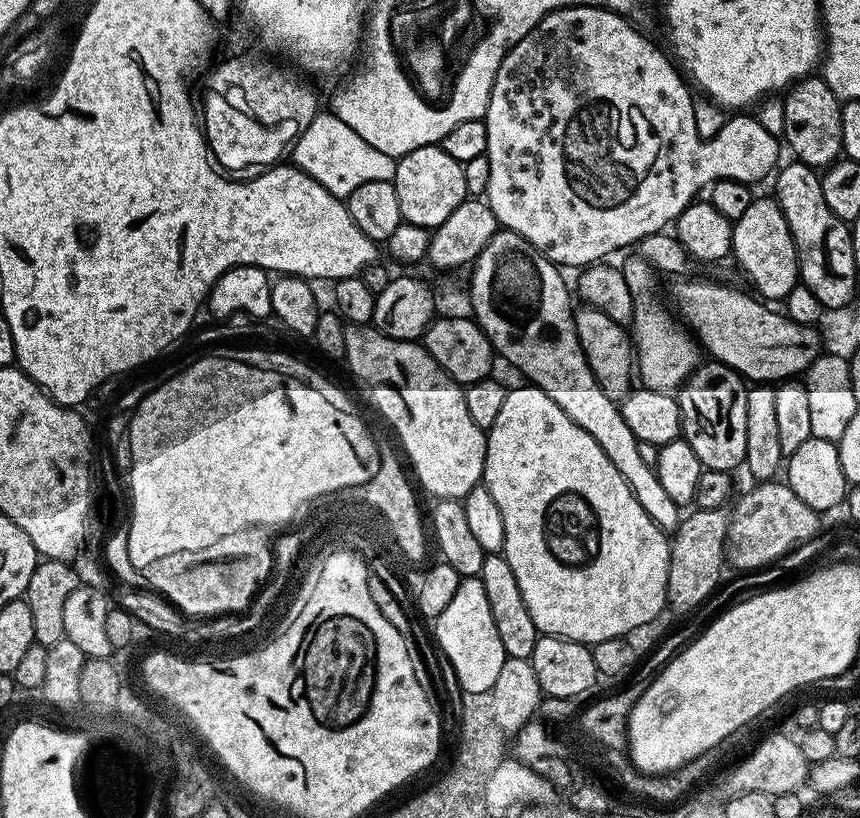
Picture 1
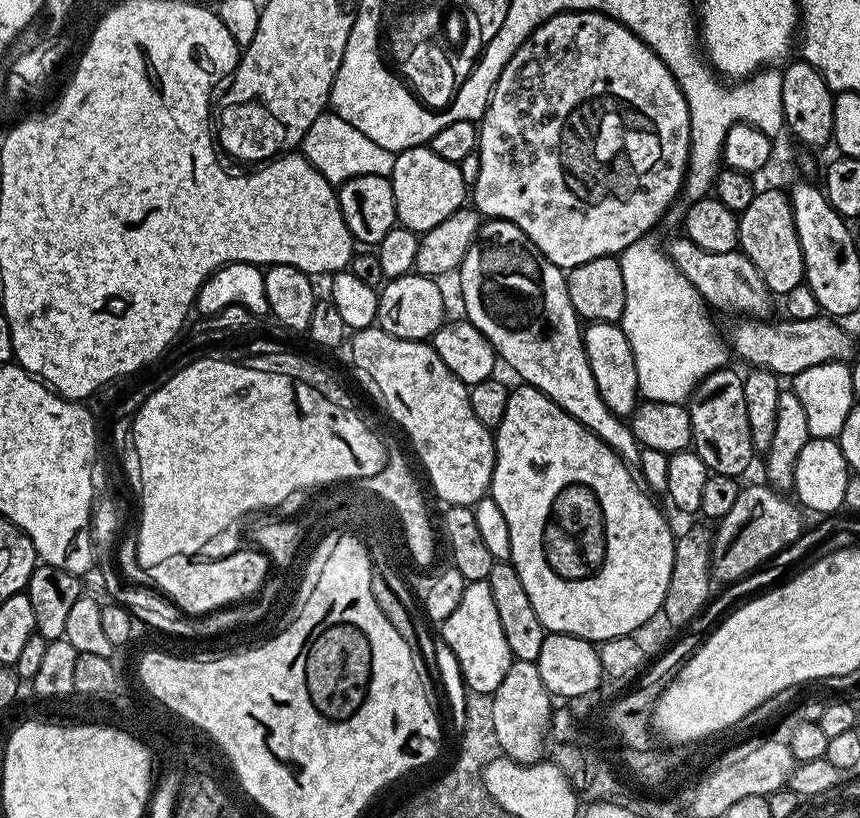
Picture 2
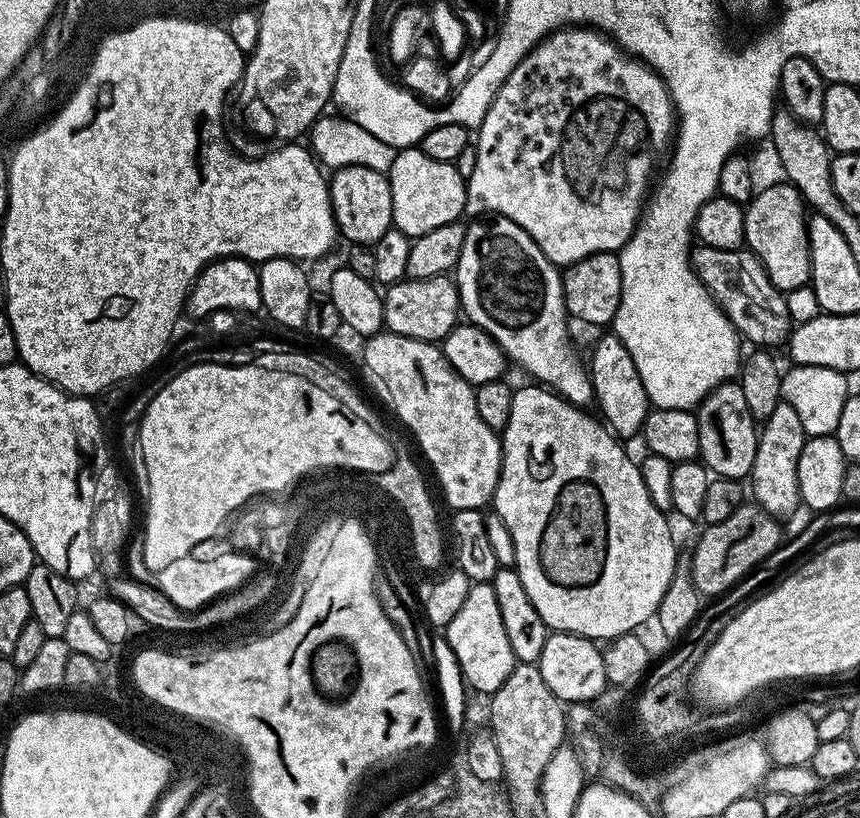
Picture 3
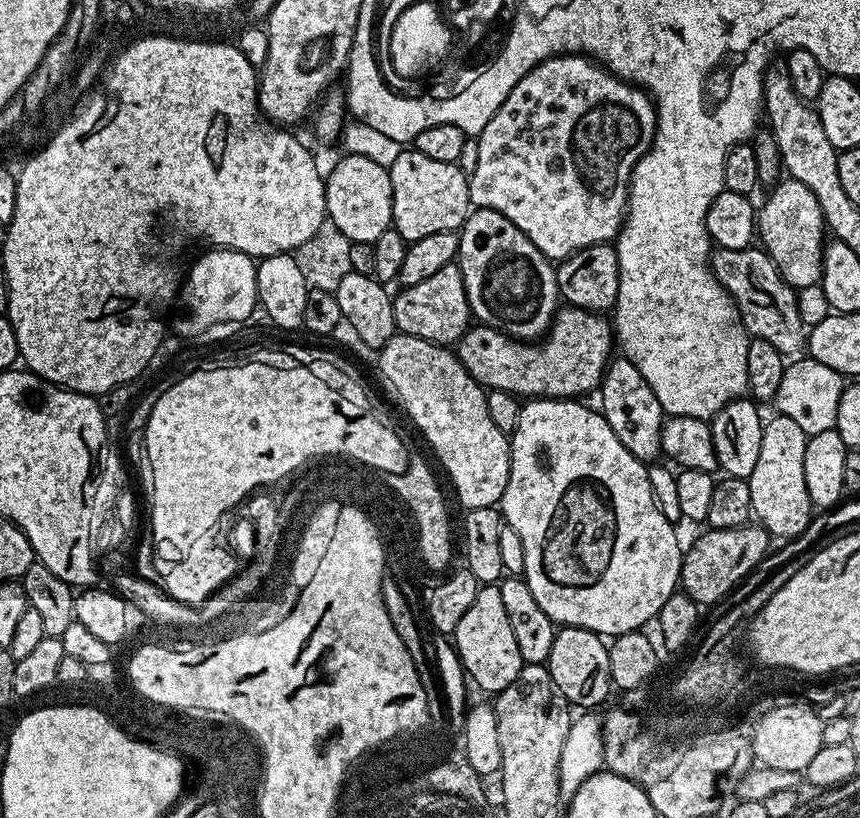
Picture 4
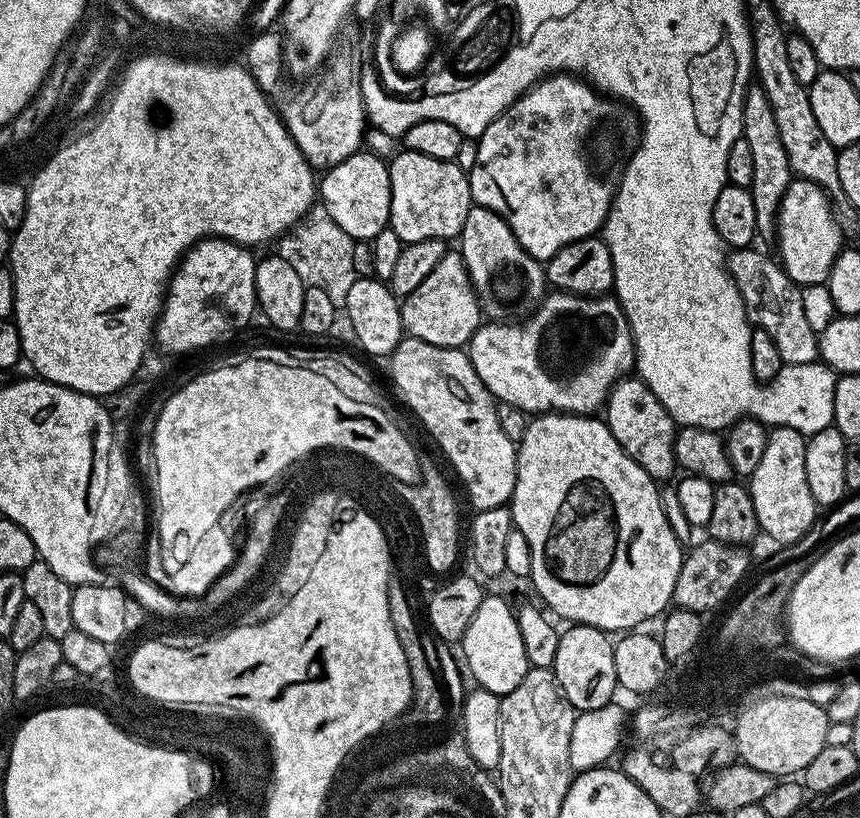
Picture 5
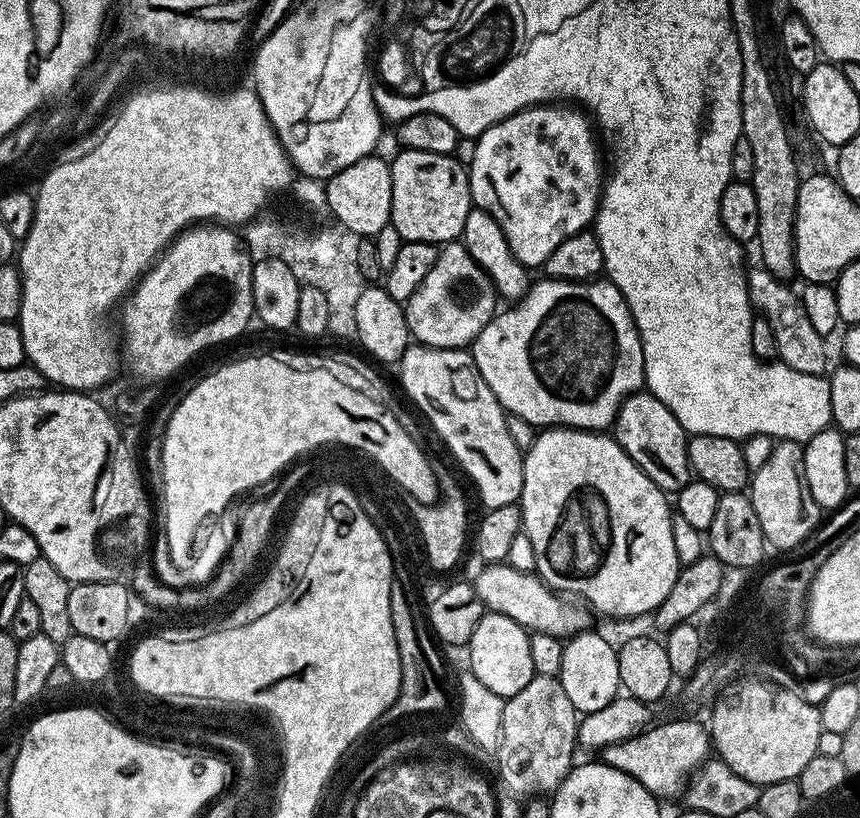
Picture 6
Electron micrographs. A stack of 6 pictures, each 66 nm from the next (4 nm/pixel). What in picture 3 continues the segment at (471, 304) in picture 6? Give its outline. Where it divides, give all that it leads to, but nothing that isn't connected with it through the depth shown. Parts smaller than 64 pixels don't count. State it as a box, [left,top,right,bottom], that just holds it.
[383,276,462,342]

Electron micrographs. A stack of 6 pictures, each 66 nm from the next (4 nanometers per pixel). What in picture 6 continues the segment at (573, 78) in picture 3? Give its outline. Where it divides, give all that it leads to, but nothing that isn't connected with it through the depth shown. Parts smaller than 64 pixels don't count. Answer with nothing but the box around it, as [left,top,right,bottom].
[468,102,606,270]

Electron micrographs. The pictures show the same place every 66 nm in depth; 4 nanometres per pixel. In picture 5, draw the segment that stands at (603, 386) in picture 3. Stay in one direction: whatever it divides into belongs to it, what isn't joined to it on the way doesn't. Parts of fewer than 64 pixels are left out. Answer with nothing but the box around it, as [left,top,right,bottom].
[602,378,678,482]

